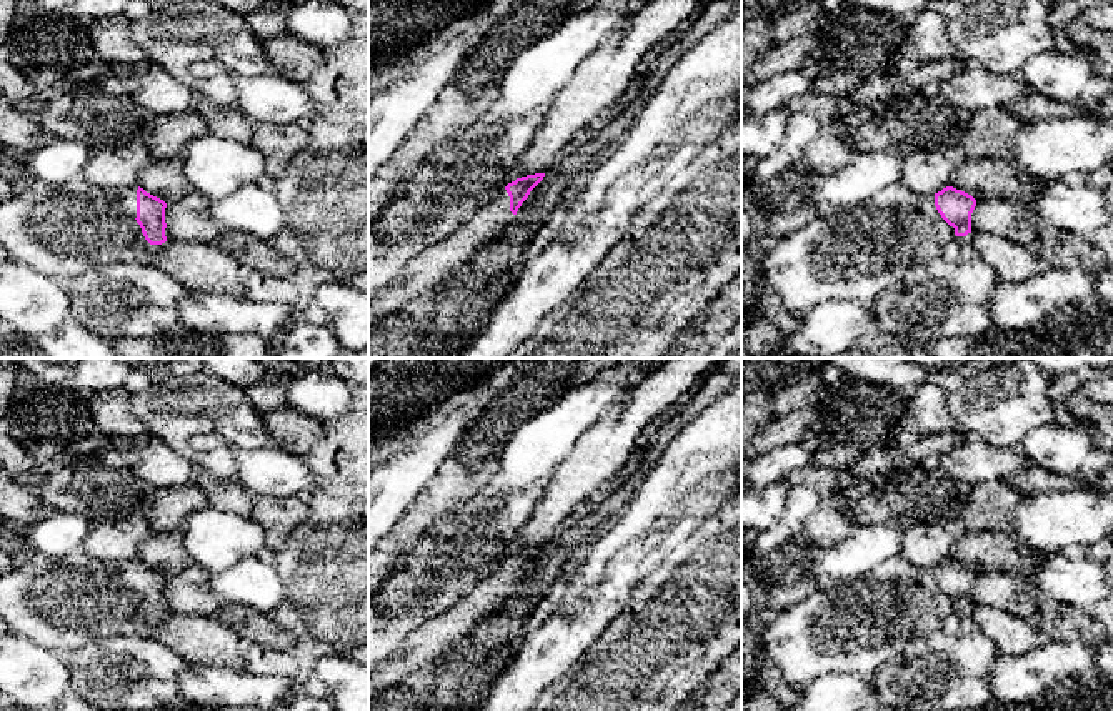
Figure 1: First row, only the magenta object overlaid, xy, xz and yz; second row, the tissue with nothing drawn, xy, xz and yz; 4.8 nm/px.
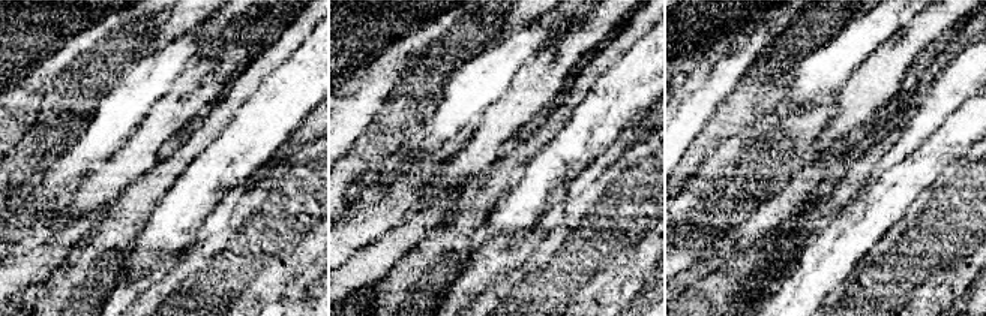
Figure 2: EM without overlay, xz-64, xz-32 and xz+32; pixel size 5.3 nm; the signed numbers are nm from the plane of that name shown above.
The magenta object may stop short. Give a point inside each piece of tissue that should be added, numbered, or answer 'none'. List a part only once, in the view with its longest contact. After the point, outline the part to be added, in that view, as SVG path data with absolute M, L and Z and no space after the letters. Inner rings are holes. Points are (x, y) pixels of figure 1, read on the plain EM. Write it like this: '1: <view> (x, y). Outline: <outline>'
1: xy (127, 570). Outline: M138 558L117 563L123 584L133 593L137 591L137 563Z

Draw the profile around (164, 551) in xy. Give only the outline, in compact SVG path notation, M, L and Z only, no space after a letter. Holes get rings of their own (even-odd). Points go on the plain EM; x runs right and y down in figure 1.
M178 530L152 533L138 544L137 558L165 576L175 574L188 566L183 534Z

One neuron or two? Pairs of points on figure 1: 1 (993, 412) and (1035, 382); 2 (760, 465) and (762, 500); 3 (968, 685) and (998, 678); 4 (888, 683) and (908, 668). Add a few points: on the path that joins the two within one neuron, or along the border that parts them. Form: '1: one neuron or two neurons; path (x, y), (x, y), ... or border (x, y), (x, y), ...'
1: one neuron; path (1003, 403), (1025, 387)
2: two neurons; border (780, 480), (758, 488)
3: two neurons; border (998, 656), (987, 676)
4: one neuron; path (893, 683), (903, 673)

